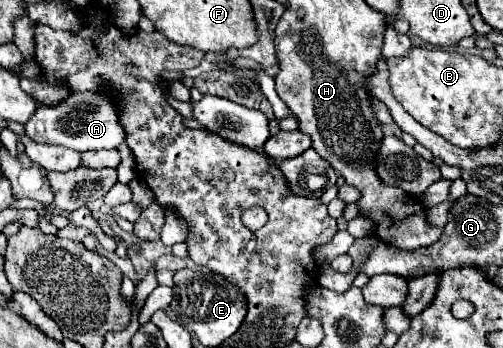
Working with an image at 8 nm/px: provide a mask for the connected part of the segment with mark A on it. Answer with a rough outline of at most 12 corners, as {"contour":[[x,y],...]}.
{"contour":[[110,86],[38,104],[26,134],[80,152],[126,140]]}

